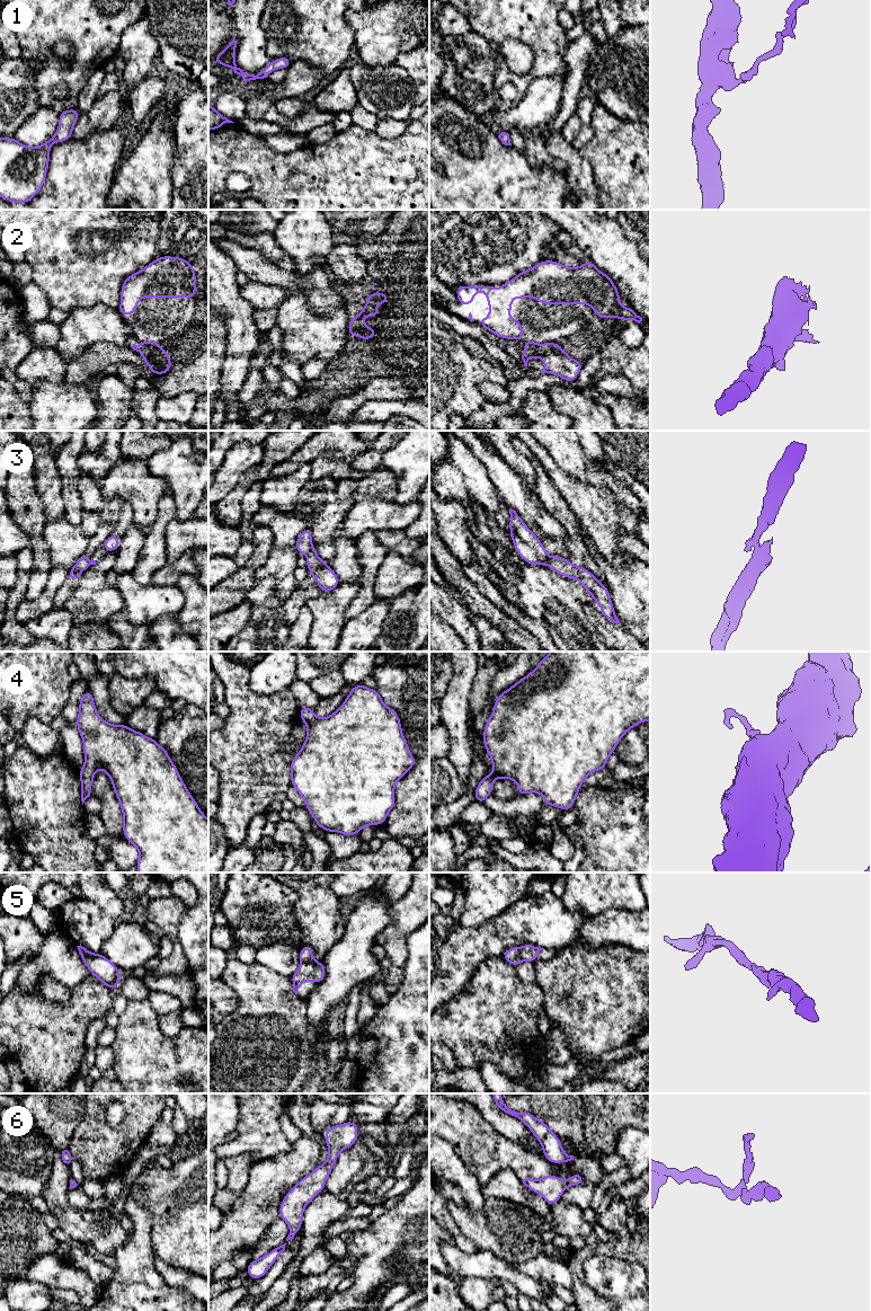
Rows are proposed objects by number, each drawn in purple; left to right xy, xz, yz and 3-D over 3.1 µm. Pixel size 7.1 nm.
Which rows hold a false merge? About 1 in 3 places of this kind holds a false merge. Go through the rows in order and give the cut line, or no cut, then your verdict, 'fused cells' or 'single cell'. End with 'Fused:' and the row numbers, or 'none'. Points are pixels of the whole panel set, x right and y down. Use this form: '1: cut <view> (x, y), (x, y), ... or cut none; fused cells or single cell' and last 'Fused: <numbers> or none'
1: cut none; single cell
2: cut xz (366, 304), (363, 316); fused cells
3: cut xz (311, 548), (307, 552); fused cells
4: cut none; single cell
5: cut none; single cell
6: cut none; single cell
Fused: 2, 3

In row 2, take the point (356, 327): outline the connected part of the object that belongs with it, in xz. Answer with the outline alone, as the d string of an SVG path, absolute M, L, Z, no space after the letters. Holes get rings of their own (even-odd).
M366 304L364 305L364 308ZM364 308L361 313L356 313L354 319L348 321L348 336L357 336L359 339L374 339L376 336L376 328L370 328L363 322Z

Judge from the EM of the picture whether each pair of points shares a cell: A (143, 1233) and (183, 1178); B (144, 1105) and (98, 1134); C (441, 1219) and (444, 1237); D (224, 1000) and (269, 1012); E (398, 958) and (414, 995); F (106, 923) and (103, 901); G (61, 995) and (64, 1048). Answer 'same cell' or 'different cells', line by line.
A: different cells
B: same cell
C: different cells
D: different cells
E: different cells
F: different cells
G: different cells

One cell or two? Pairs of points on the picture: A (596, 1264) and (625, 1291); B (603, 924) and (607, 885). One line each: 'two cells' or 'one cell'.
A: one cell
B: two cells

